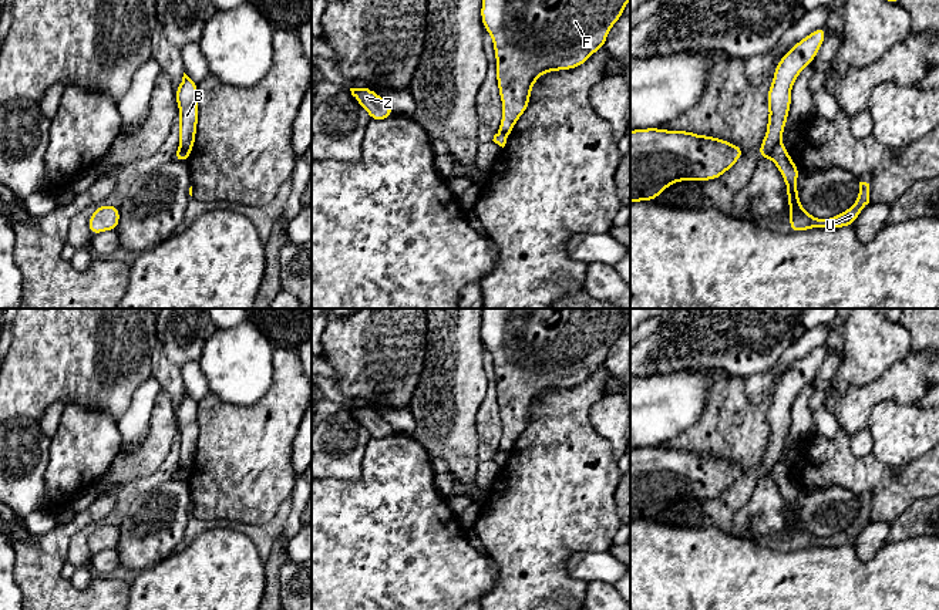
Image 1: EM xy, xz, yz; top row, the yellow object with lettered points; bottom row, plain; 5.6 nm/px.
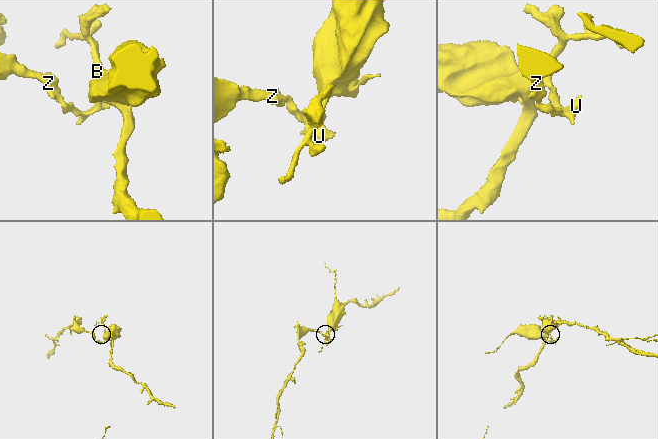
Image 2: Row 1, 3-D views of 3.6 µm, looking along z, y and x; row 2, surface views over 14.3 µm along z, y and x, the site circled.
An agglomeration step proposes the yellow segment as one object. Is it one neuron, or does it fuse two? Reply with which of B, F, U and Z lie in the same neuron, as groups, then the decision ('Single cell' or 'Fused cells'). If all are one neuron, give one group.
Groups: B F / U Z. Fused cells

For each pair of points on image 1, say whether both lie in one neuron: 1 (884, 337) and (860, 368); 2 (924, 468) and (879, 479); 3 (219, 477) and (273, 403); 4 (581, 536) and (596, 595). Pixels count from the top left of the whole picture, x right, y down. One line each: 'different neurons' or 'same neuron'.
1: same neuron
2: same neuron
3: same neuron
4: different neurons

